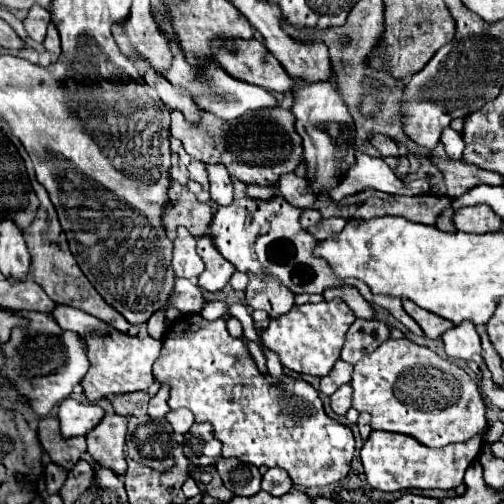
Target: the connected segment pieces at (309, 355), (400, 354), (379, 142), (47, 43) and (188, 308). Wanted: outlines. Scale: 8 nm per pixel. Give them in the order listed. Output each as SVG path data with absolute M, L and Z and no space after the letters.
M342 300L318 302L318 304L302 304L294 306L288 314L272 320L270 326L260 334L262 344L274 350L280 356L280 362L294 370L296 374L312 374L326 376L334 362L340 358L340 350L344 346L344 336L352 322L356 320L354 312Z
M408 338L386 340L378 350L354 364L352 408L372 414L374 430L414 436L430 448L464 442L486 428L486 406L476 382L456 364L442 360Z
M372 134L372 144L380 150L382 156L398 156L398 144L382 134Z
M50 22L50 26L48 26L46 38L44 38L44 48L50 52L52 62L56 62L58 56L60 56L60 36L58 36L58 30L56 30L56 26L54 26L52 22Z
M176 278L174 294L170 294L170 302L166 302L166 306L174 306L182 314L198 314L204 306L204 298L194 282L186 278Z

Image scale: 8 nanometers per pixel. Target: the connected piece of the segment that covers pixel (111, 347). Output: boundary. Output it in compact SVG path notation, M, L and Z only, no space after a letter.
M58 306L52 312L54 320L64 328L64 330L74 330L80 336L86 338L88 342L88 358L90 358L90 370L82 378L82 388L90 400L100 400L104 396L112 394L128 394L128 392L138 392L138 390L148 390L150 384L154 382L152 376L152 364L160 356L162 342L152 338L152 336L128 336L122 334L120 330L114 330L106 322L70 308L70 306Z

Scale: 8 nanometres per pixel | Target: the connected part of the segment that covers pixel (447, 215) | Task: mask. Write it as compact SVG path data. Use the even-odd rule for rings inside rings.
M448 208L448 210L444 210L440 216L438 216L438 222L436 222L436 228L440 228L442 232L456 232L456 226L454 226L454 222L452 222L452 216L454 216L454 210L452 208Z

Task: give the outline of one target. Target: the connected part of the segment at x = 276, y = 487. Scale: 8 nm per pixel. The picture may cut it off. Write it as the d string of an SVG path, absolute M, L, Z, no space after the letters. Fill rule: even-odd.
M268 468L268 472L262 478L262 490L270 492L272 496L286 494L294 484L290 482L290 476L282 468Z

